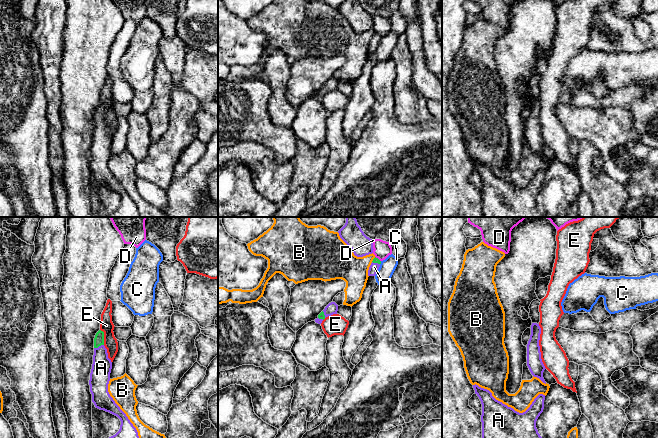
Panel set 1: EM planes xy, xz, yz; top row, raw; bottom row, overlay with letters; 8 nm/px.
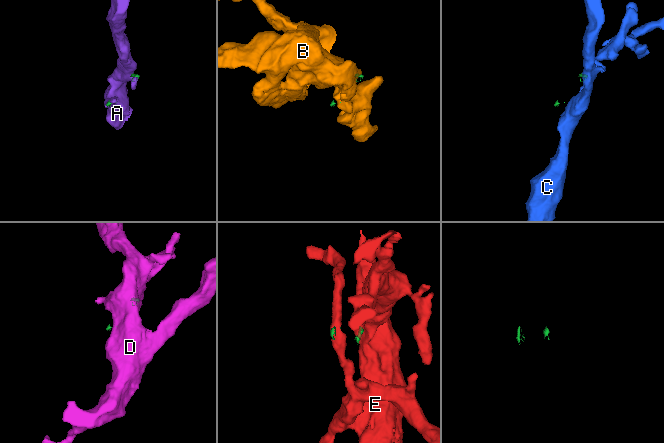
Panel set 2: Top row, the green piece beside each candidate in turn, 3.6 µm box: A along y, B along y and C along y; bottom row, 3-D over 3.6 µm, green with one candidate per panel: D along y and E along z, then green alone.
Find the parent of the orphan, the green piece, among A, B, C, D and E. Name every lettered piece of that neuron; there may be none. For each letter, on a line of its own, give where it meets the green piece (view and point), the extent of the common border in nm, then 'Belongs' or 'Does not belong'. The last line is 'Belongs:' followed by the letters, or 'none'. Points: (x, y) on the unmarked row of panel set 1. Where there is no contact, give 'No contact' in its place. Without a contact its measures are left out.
A: Touches green at xy (98, 122). Shared border 90 nm. Belongs
B: Touches green at xz (373, 35). Shared border 50 nm. Does not belong
C: Touches green at xz (380, 39). Shared border 30 nm. Does not belong
D: Touches green at xz (378, 35). Shared border 60 nm. Does not belong
E: Touches green at xy (103, 113). Shared border 130 nm. Does not belong
Belongs: A

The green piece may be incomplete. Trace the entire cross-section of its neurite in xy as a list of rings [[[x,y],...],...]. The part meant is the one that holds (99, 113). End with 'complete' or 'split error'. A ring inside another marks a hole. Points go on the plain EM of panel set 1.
[[[99,106],[94,114],[93,140],[89,156],[92,178],[96,184],[117,192],[121,197],[119,207],[109,213],[109,217],[139,217],[136,204],[108,168],[111,145],[112,138],[104,122],[104,108]]] | split error

